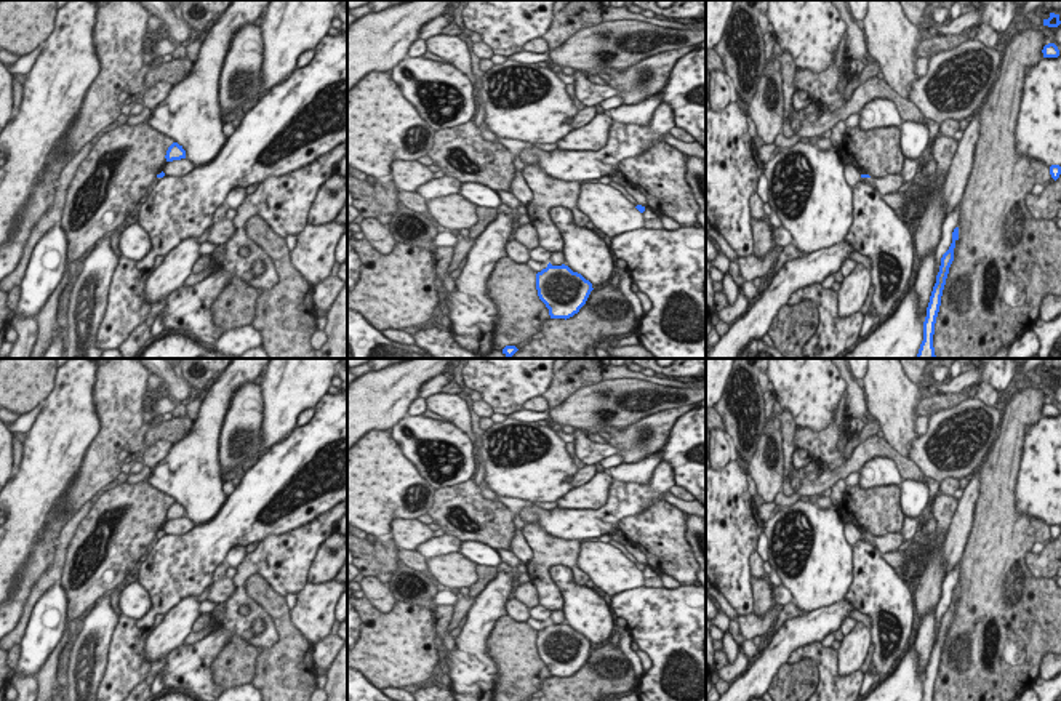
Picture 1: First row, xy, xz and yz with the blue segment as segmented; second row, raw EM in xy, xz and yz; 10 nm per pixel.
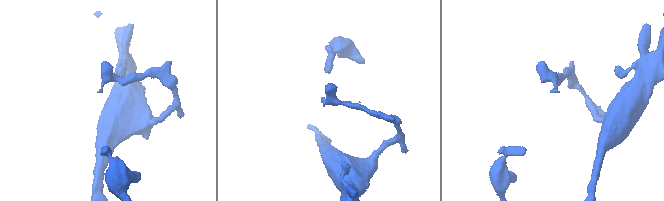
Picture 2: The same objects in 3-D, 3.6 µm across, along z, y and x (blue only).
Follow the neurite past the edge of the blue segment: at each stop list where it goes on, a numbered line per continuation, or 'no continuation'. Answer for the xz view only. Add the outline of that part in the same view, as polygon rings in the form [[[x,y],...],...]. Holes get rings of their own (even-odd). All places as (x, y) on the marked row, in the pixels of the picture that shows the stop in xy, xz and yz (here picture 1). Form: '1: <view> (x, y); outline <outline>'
no continuation

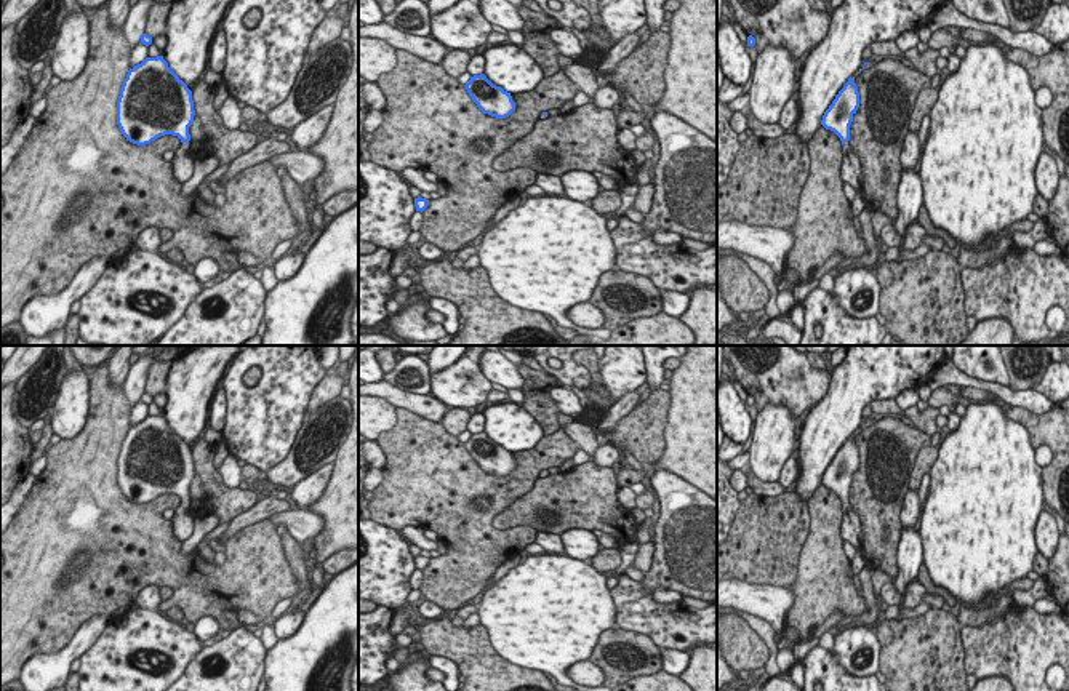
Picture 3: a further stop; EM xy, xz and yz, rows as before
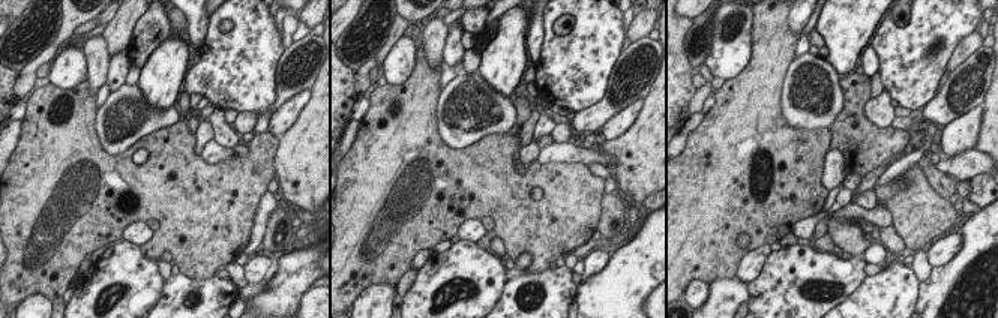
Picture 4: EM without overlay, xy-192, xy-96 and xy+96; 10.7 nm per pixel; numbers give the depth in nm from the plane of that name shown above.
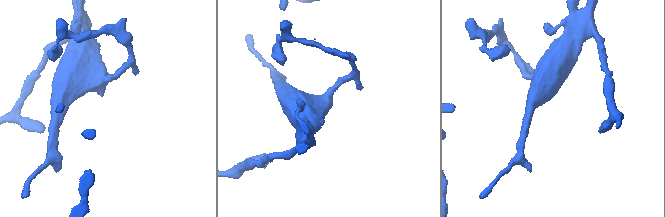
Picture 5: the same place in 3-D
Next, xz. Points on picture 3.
no continuation

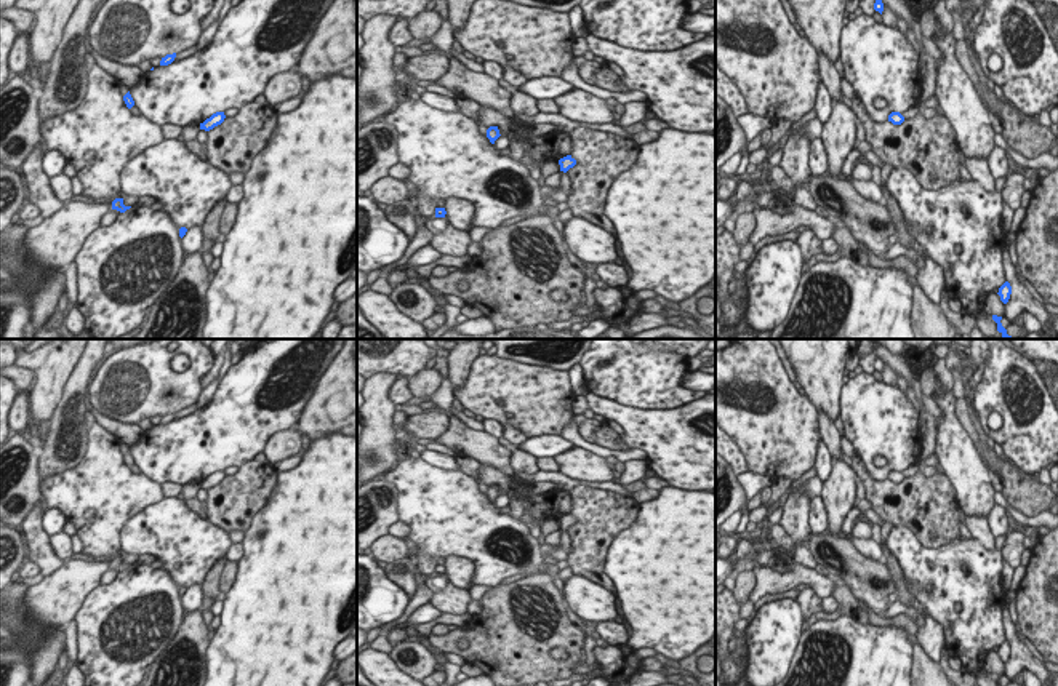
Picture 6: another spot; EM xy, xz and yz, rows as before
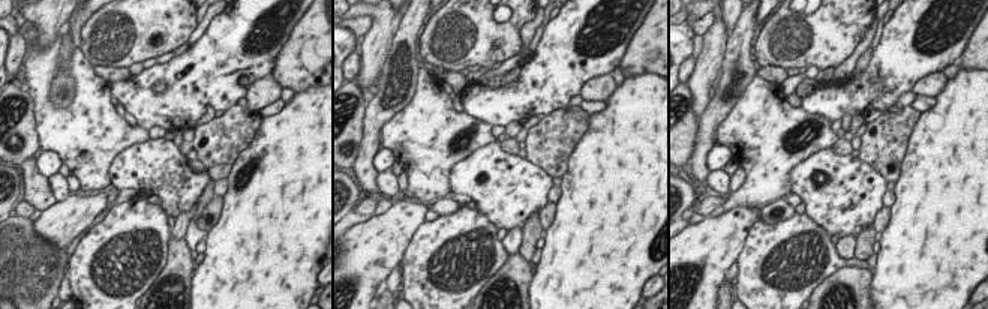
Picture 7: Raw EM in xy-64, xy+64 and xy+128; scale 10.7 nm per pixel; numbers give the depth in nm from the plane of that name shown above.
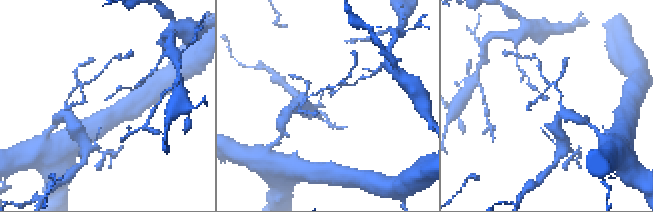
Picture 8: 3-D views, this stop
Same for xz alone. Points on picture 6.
no continuation

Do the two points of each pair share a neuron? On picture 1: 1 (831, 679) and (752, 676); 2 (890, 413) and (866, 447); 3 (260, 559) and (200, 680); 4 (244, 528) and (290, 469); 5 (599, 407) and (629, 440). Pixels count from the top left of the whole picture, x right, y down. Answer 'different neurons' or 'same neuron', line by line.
1: different neurons
2: different neurons
3: same neuron
4: same neuron
5: different neurons

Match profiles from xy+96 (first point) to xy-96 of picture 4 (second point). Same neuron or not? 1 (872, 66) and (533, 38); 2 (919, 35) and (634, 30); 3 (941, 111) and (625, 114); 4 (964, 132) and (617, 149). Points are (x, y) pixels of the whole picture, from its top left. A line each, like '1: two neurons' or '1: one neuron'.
1: one neuron
2: two neurons
3: two neurons
4: two neurons

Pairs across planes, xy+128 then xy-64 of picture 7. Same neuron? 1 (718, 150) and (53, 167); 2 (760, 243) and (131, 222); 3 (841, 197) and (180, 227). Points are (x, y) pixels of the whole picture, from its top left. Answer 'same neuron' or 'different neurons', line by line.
1: same neuron
2: same neuron
3: different neurons

